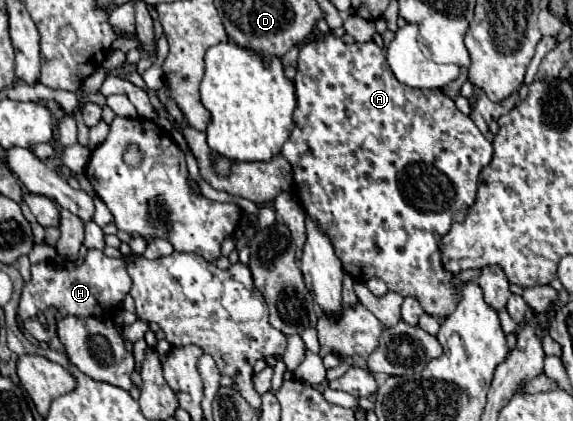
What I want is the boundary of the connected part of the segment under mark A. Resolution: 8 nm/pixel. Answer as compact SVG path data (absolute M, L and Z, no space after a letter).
M328 36L322 42L310 40L302 44L294 86L296 86L296 100L298 100L298 106L294 110L294 130L292 130L292 138L286 140L282 154L292 164L292 170L294 170L296 198L300 200L308 216L318 220L322 230L330 236L334 250L338 258L342 260L344 270L352 274L352 278L356 280L368 280L372 276L378 276L388 284L390 290L402 296L418 298L424 306L424 312L432 316L448 316L450 310L454 310L460 294L458 294L458 288L452 284L452 274L442 268L438 238L442 238L442 234L446 234L446 230L450 230L454 222L462 222L462 218L466 216L466 210L474 204L478 174L492 160L492 144L482 136L476 124L454 106L452 98L448 98L442 90L420 90L420 88L410 88L398 82L386 62L386 50L380 48L372 40L364 44L346 44L336 36Z

